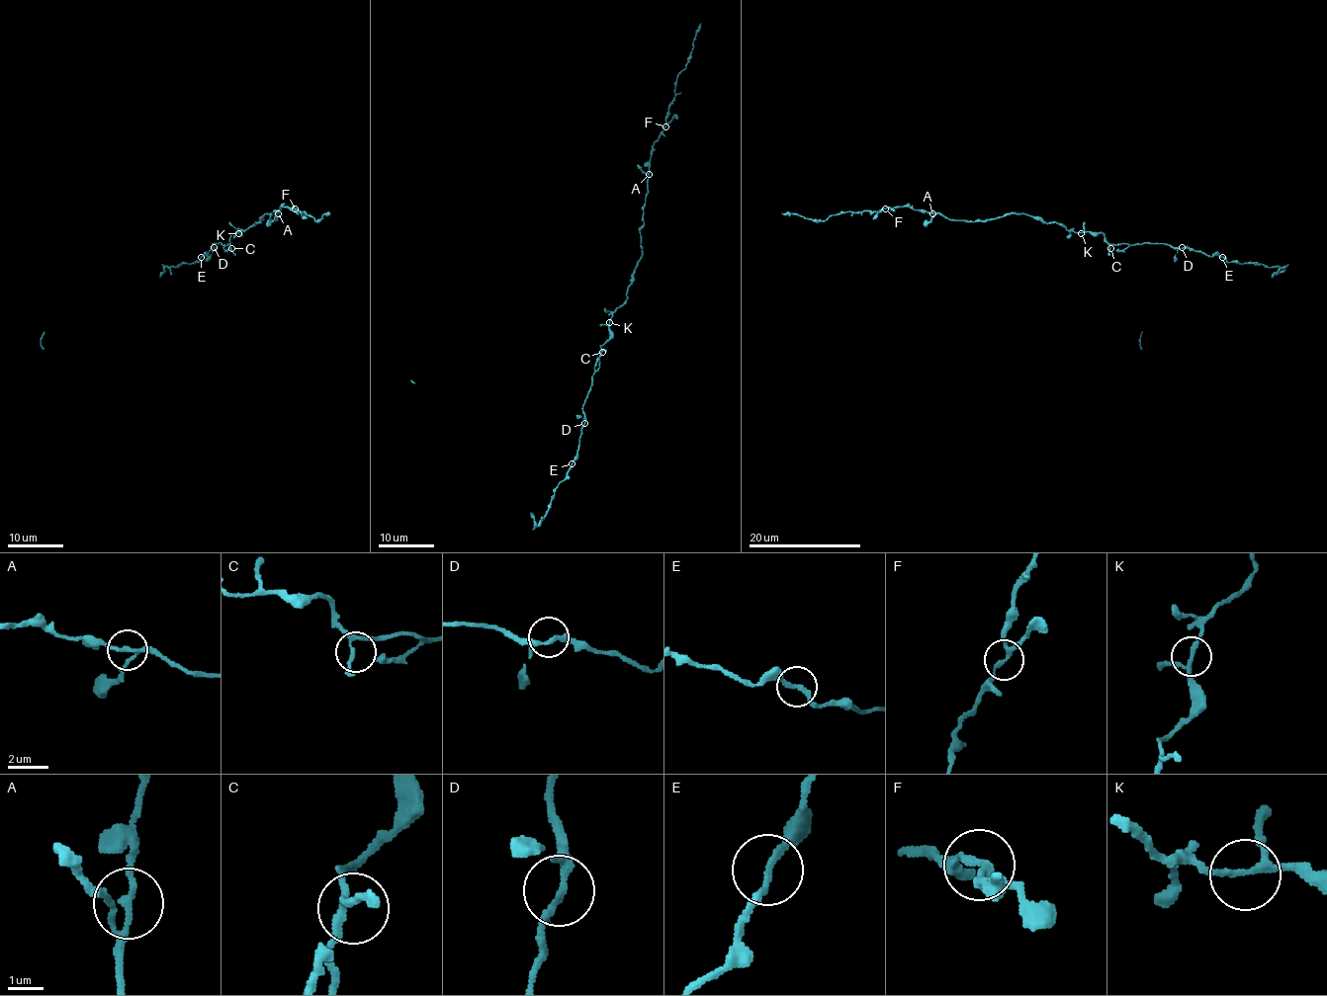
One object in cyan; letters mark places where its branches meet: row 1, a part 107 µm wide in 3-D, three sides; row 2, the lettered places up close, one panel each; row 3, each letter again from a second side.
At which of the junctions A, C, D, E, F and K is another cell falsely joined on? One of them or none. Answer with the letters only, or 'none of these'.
none of these

